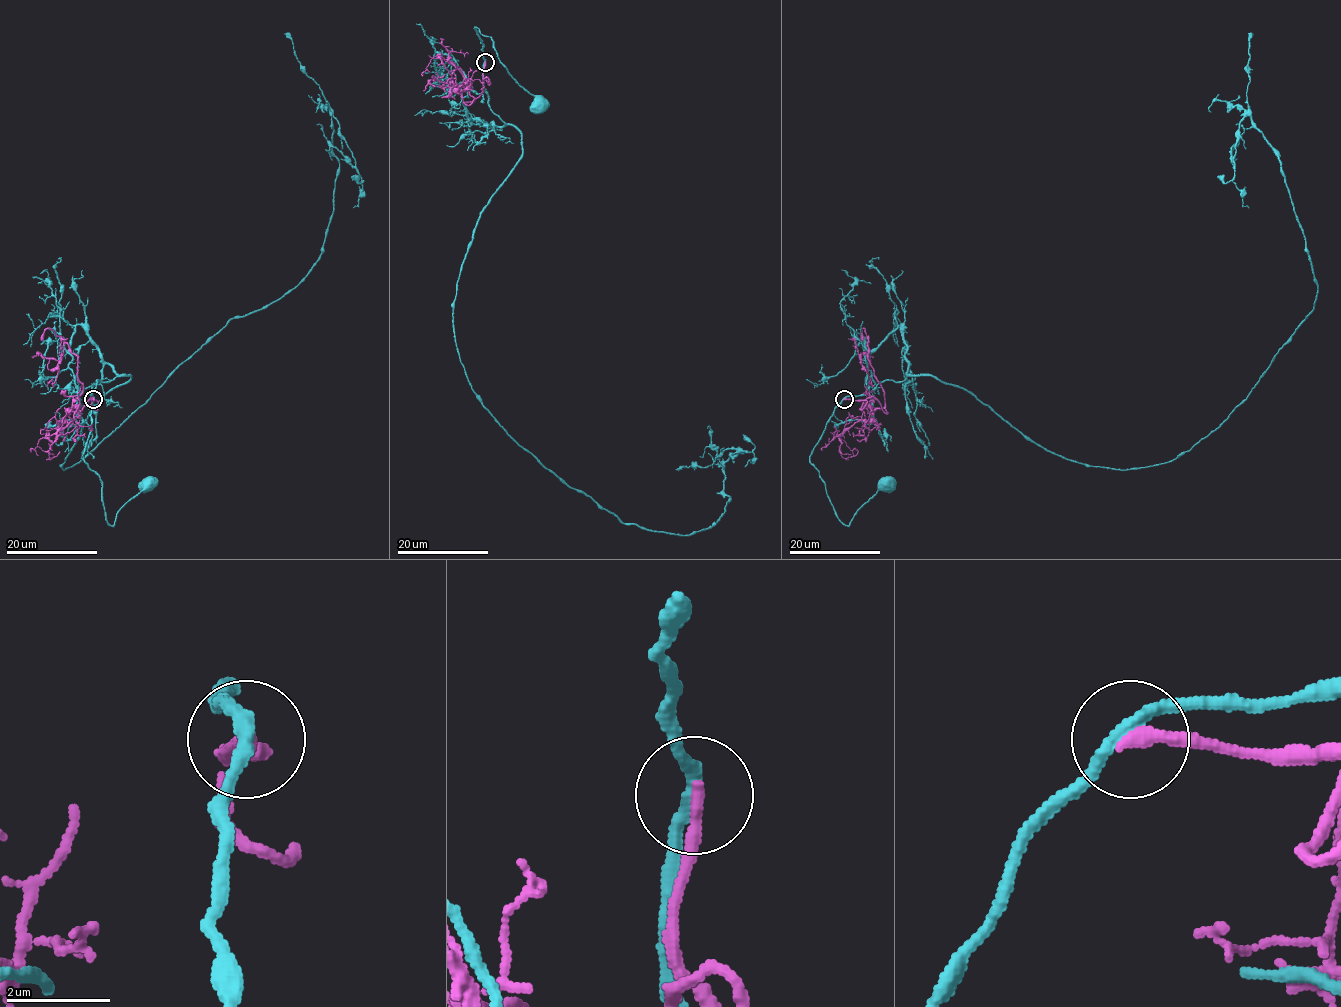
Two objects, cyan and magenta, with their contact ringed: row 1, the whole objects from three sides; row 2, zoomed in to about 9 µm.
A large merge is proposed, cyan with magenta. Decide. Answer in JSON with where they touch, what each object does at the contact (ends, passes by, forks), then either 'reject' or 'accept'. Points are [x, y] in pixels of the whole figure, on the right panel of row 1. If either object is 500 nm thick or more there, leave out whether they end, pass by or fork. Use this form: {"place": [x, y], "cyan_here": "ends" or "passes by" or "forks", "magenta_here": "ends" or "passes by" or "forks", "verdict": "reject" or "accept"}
{"place": [844, 399], "cyan_here": "passes by", "magenta_here": "ends", "verdict": "reject"}

